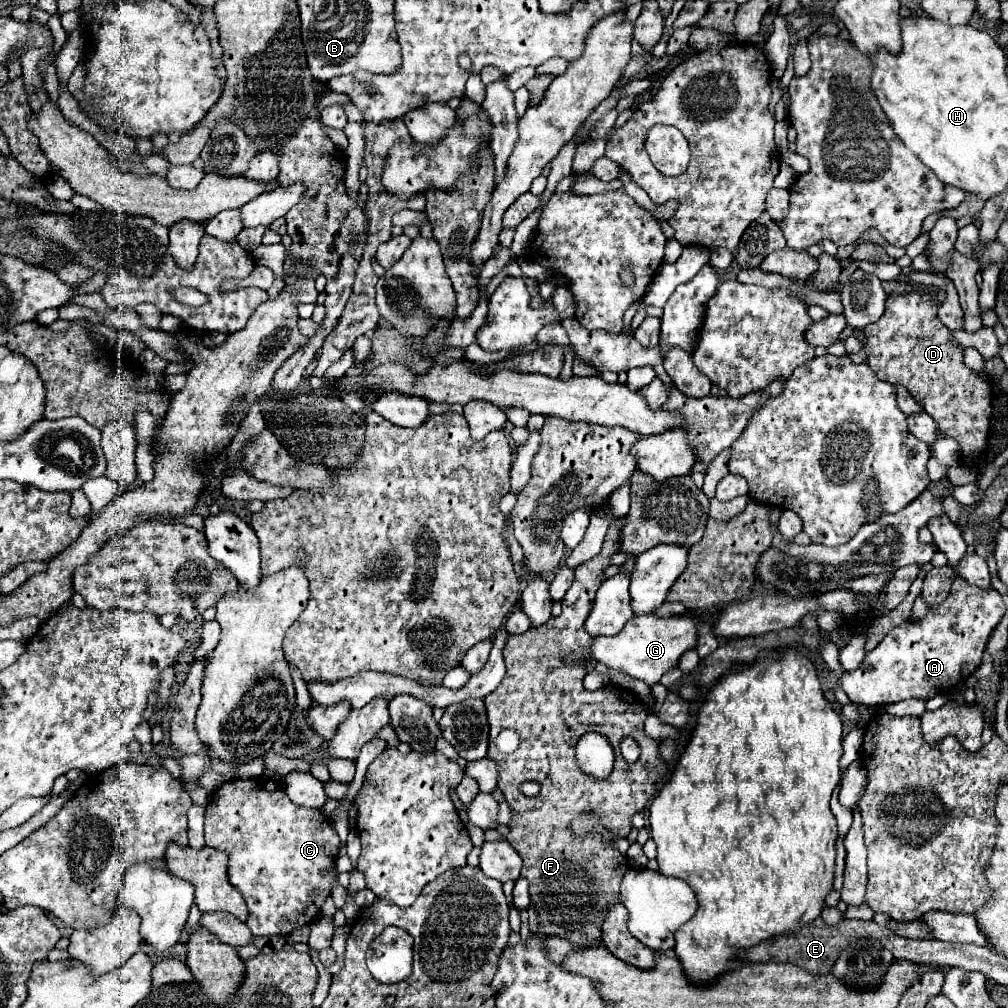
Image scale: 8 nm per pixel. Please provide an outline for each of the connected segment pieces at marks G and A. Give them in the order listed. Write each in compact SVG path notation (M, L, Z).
M634 616L626 622L626 626L616 636L594 636L592 646L588 650L590 658L608 666L610 670L624 672L632 678L646 682L648 686L658 684L664 672L676 666L678 658L696 646L696 622L686 616Z
M956 576L942 604L932 606L922 620L896 626L864 656L856 672L842 676L842 688L850 702L864 706L886 706L908 698L930 700L938 694L948 696L978 670L988 638L1004 612L1002 596L994 588L978 588Z

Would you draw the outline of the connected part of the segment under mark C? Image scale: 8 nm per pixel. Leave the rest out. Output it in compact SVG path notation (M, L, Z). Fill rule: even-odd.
M260 776L222 784L206 808L204 836L212 848L230 854L228 880L246 900L252 934L290 934L320 914L332 888L324 872L334 868L340 840L322 810L294 804L278 780Z

